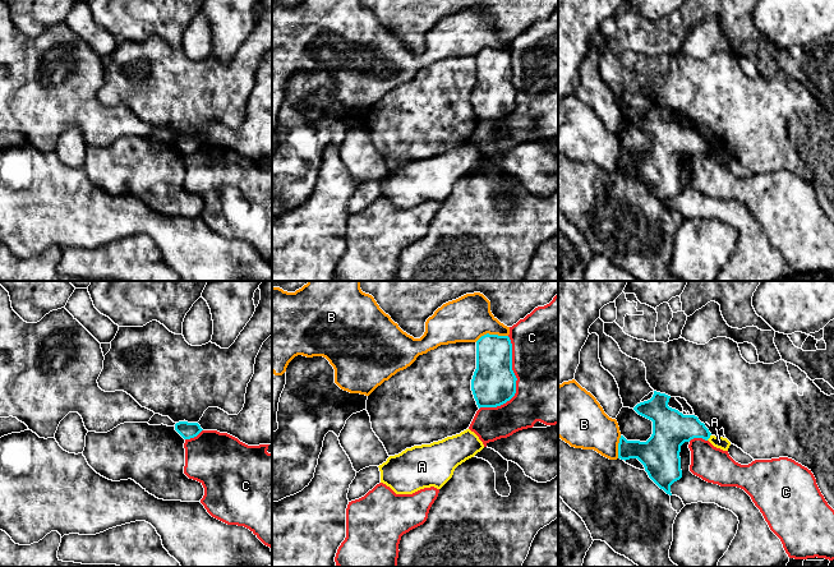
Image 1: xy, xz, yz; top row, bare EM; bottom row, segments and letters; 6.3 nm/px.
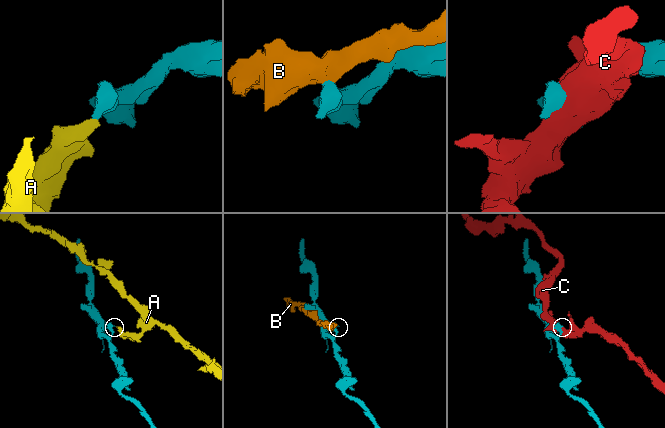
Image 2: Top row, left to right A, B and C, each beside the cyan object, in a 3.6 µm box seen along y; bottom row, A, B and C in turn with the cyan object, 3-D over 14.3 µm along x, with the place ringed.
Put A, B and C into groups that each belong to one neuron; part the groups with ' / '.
A / B / C

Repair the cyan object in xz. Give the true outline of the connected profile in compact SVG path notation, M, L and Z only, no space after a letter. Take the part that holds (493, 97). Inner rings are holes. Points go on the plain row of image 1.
M484 49L476 55L476 83L471 105L478 121L497 121L516 107L512 57L508 50Z

